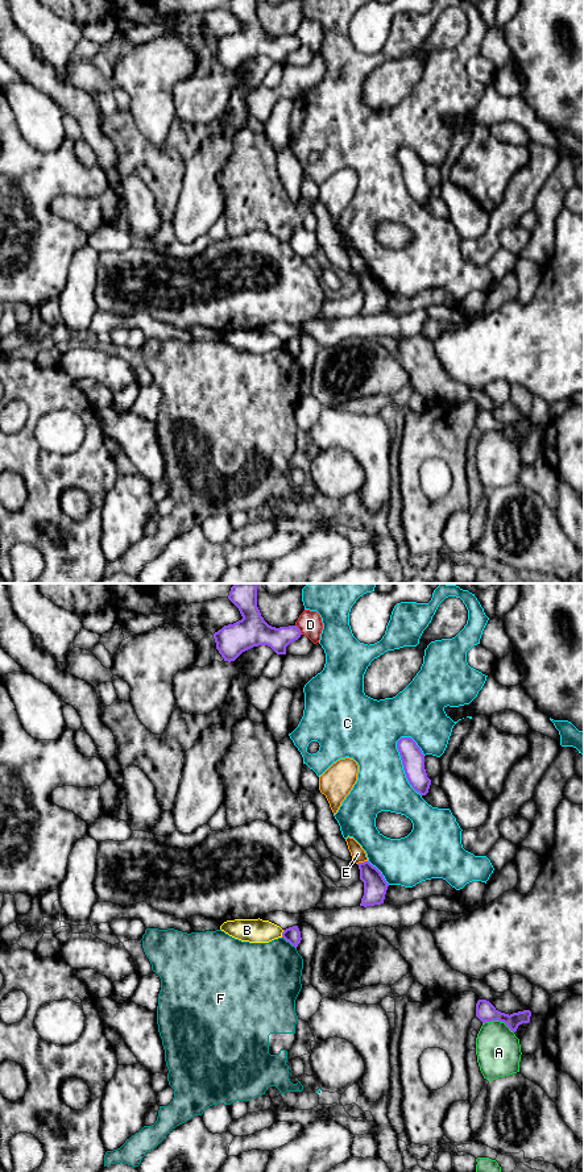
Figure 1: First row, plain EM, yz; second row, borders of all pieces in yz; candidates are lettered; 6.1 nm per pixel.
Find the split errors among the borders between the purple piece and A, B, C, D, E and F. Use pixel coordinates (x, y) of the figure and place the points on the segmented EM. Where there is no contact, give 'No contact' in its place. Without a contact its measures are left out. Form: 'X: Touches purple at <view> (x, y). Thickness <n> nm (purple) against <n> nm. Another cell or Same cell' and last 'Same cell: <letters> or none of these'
A: Touches purple at yz (498, 1019). Thickness 120 nm (purple) against 280 nm. Another cell
B: Touches purple at yz (282, 934). Thickness 100 nm (purple) against 140 nm. Another cell
C: Touches purple at yz (404, 767). Thickness 140 nm (purple) against 320 nm. Another cell
D: Touches purple at yz (298, 630). Thickness 160 nm (purple) against 150 nm. Another cell
E: Touches purple at yz (361, 863). Thickness 140 nm (purple) against 90 nm. Another cell
F: Touches purple at yz (289, 942). Thickness 100 nm (purple) against 420 nm. Another cell
Same cell: none of these

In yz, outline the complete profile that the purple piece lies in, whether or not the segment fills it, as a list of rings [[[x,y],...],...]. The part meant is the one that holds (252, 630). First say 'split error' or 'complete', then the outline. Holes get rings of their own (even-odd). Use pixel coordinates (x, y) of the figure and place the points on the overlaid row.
complete; [[[235,583],[231,587],[228,599],[239,608],[243,619],[214,633],[216,649],[224,661],[235,661],[243,652],[258,645],[286,654],[286,647],[302,635],[297,626],[276,628],[264,620],[257,607],[257,586]]]

